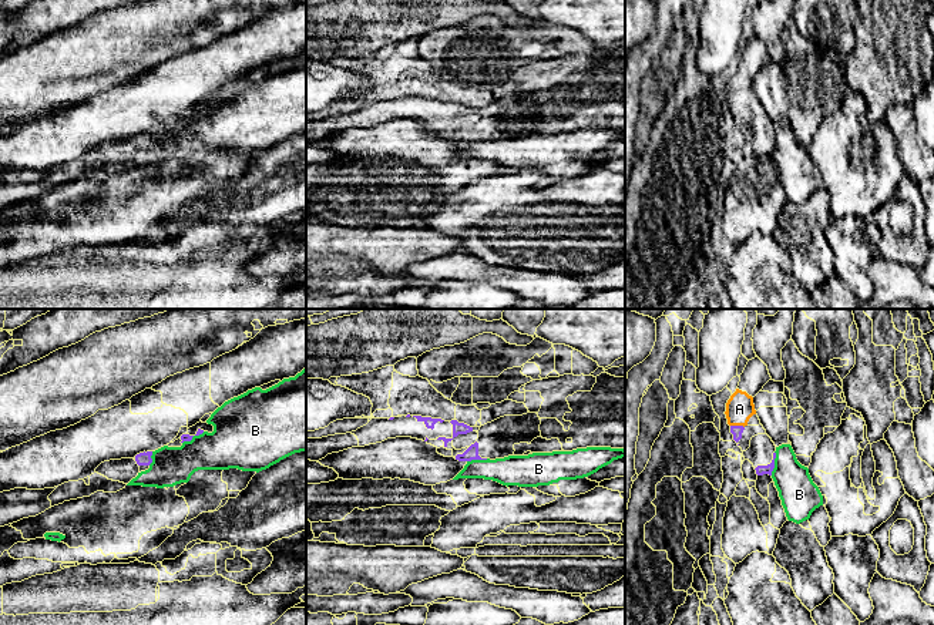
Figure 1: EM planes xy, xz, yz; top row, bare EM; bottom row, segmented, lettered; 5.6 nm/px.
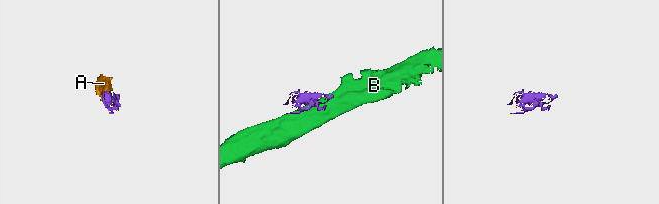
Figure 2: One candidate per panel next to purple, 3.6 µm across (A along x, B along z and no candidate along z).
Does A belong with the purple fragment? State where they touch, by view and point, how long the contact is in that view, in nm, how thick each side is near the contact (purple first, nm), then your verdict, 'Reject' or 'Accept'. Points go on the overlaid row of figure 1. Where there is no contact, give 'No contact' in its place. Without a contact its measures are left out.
Touches purple at yz (738, 426). Shared border 80 nm. Thickness 60 nm (purple) against 160 nm. Accept

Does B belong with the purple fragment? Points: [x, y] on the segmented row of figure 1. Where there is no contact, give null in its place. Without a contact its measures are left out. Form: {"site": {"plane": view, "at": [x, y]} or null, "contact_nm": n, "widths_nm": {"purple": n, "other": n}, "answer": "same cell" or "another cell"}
{"site": {"plane": "yz", "at": [773, 463]}, "contact_nm": 140, "widths_nm": {"purple": 60, "other": 220}, "answer": "another cell"}

